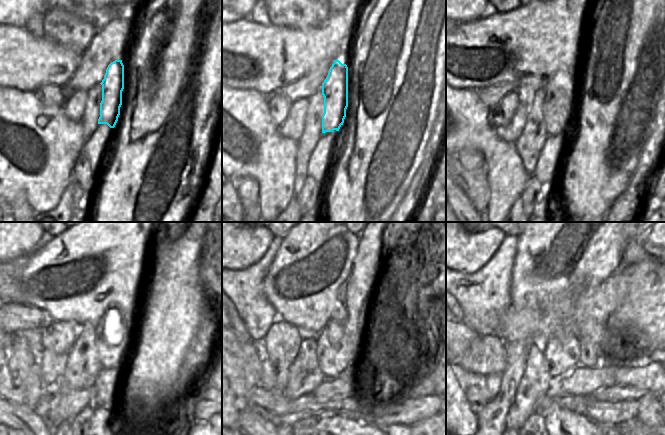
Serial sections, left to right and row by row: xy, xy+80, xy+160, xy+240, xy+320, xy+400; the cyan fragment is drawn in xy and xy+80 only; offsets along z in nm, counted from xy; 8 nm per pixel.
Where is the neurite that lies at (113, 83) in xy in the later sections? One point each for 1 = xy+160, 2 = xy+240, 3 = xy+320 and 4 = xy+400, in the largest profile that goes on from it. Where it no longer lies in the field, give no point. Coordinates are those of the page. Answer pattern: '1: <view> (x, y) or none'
1: xy+160 (560, 100)
2: xy+240 (113, 349)
3: xy+320 (334, 350)
4: xy+400 (562, 352)

